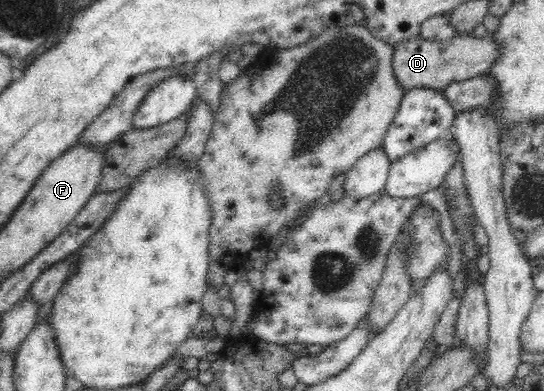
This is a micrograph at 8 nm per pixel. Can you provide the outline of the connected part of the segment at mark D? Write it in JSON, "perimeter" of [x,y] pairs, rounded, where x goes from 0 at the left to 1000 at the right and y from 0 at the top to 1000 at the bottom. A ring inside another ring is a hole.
{"perimeter":[[[851,87],[818,107],[787,105],[768,90],[765,97],[724,118],[721,189],[743,238],[761,225],[813,230],[831,210],[890,194],[912,146],[915,146],[915,113],[908,107],[901,87],[890,97]]]}

